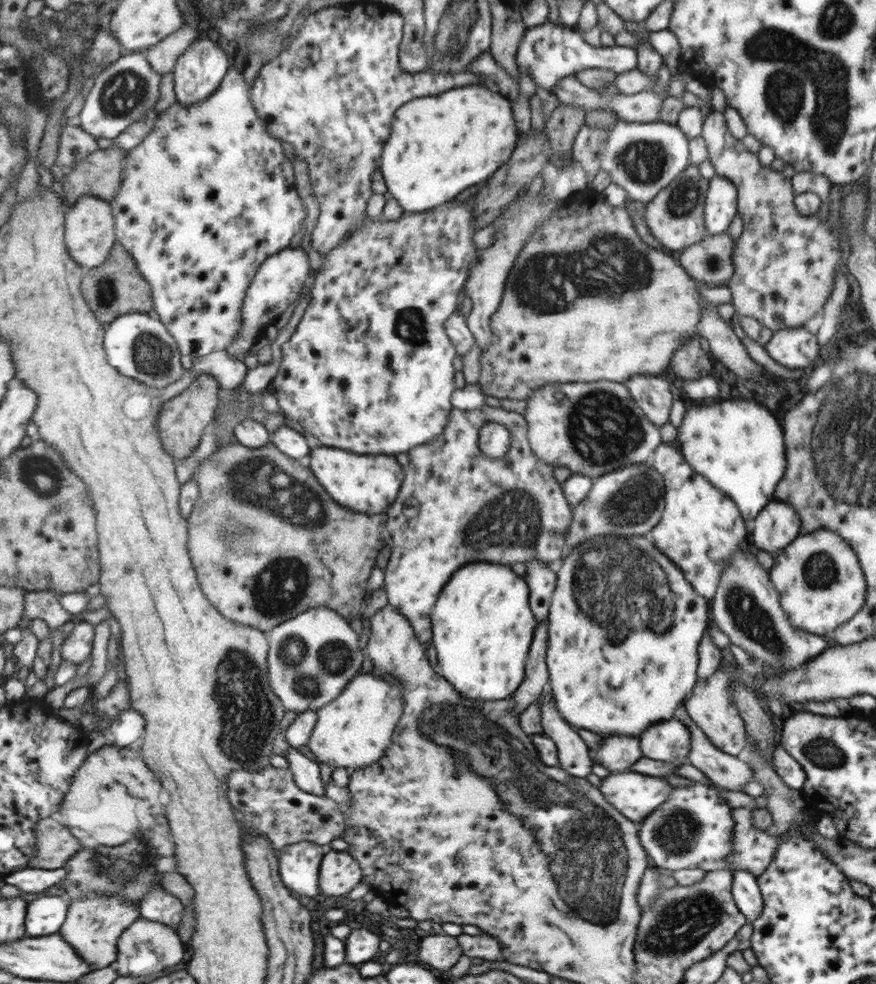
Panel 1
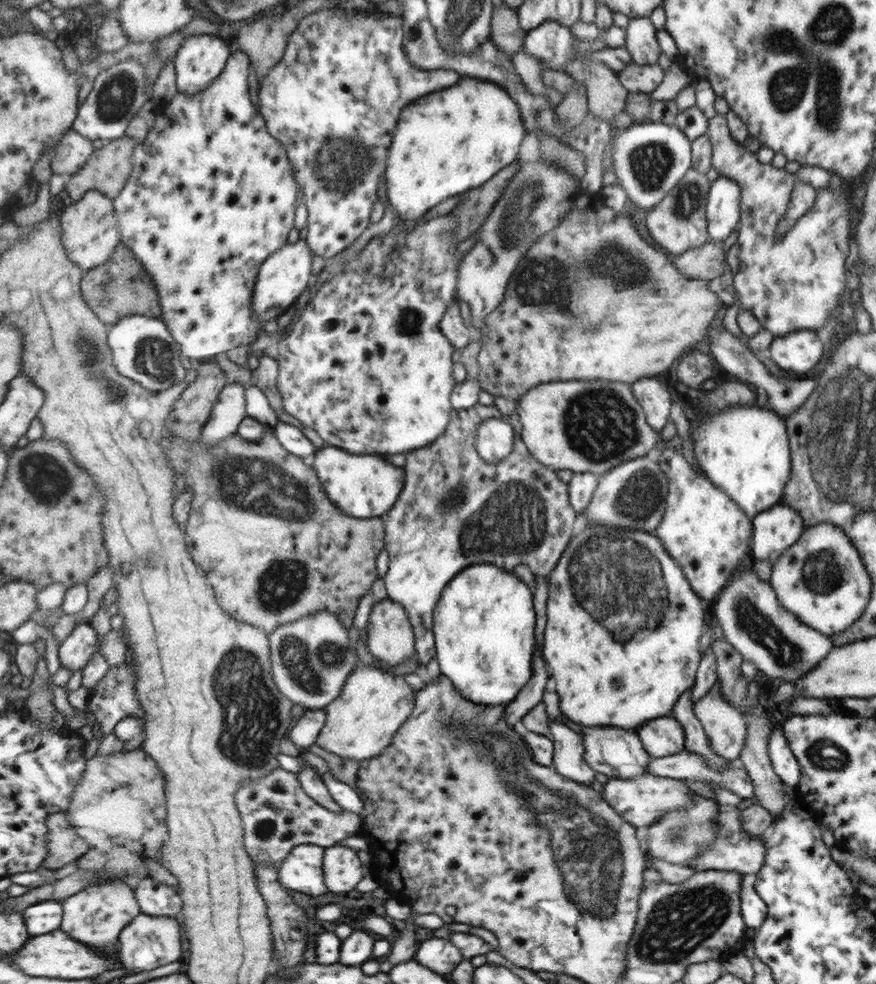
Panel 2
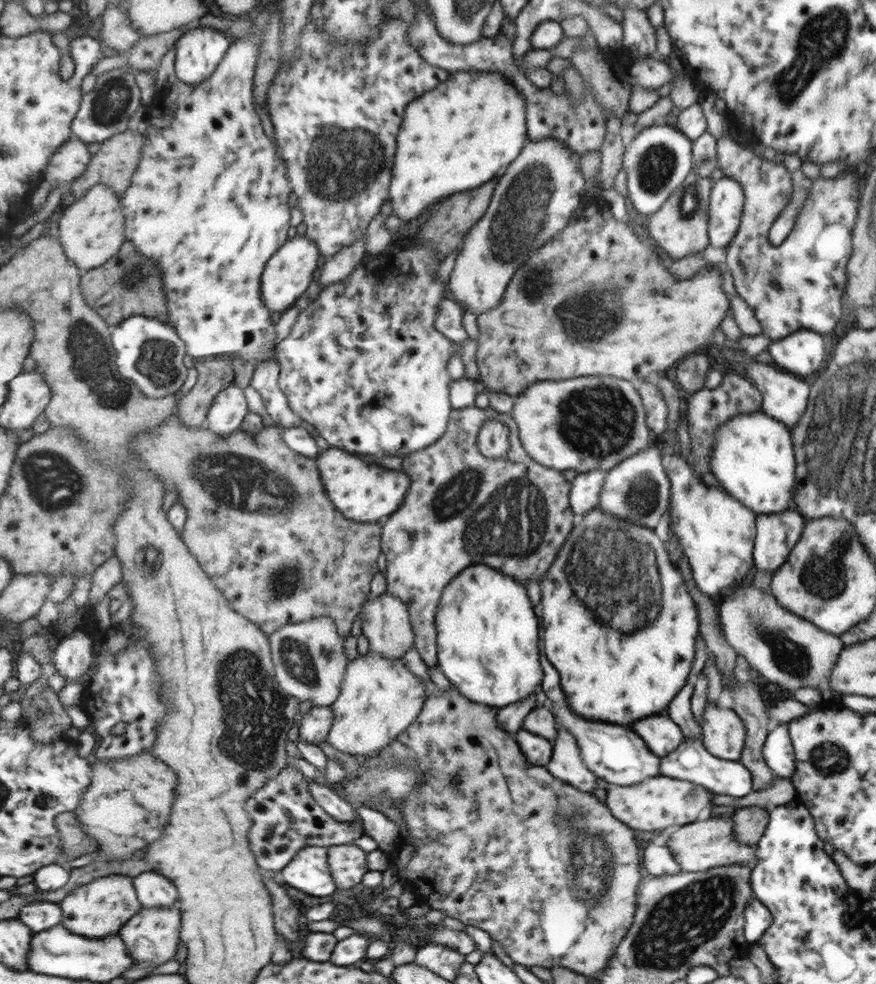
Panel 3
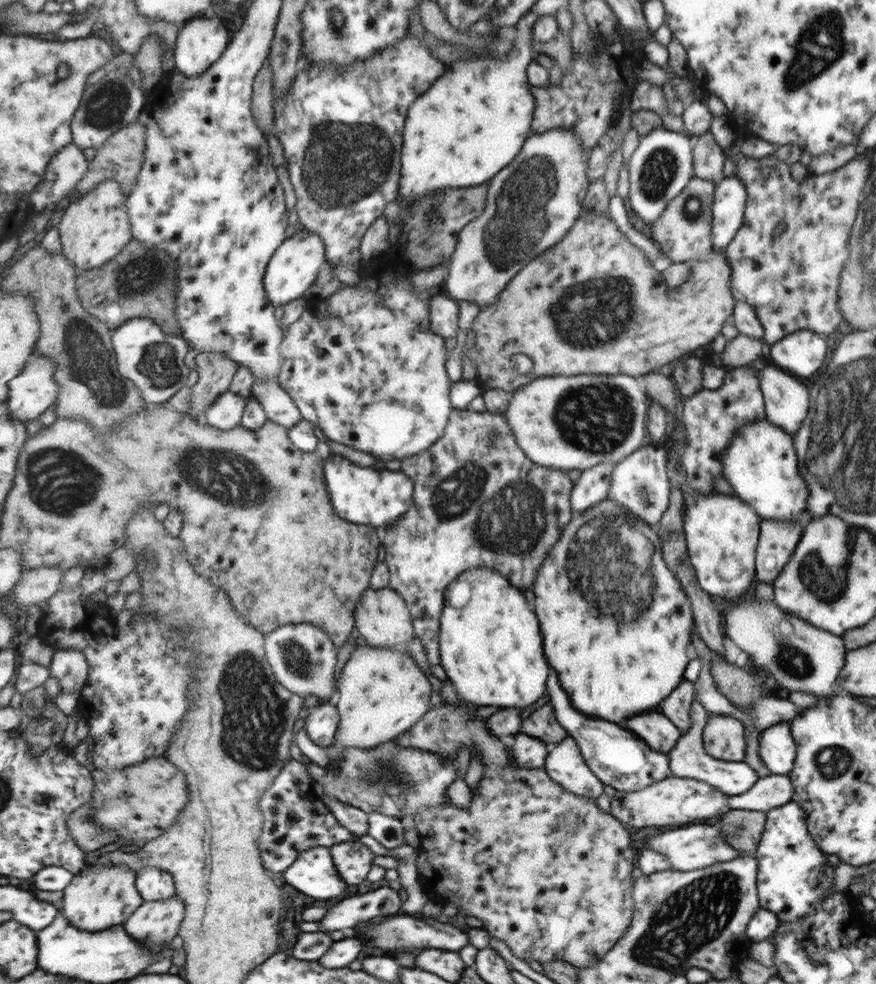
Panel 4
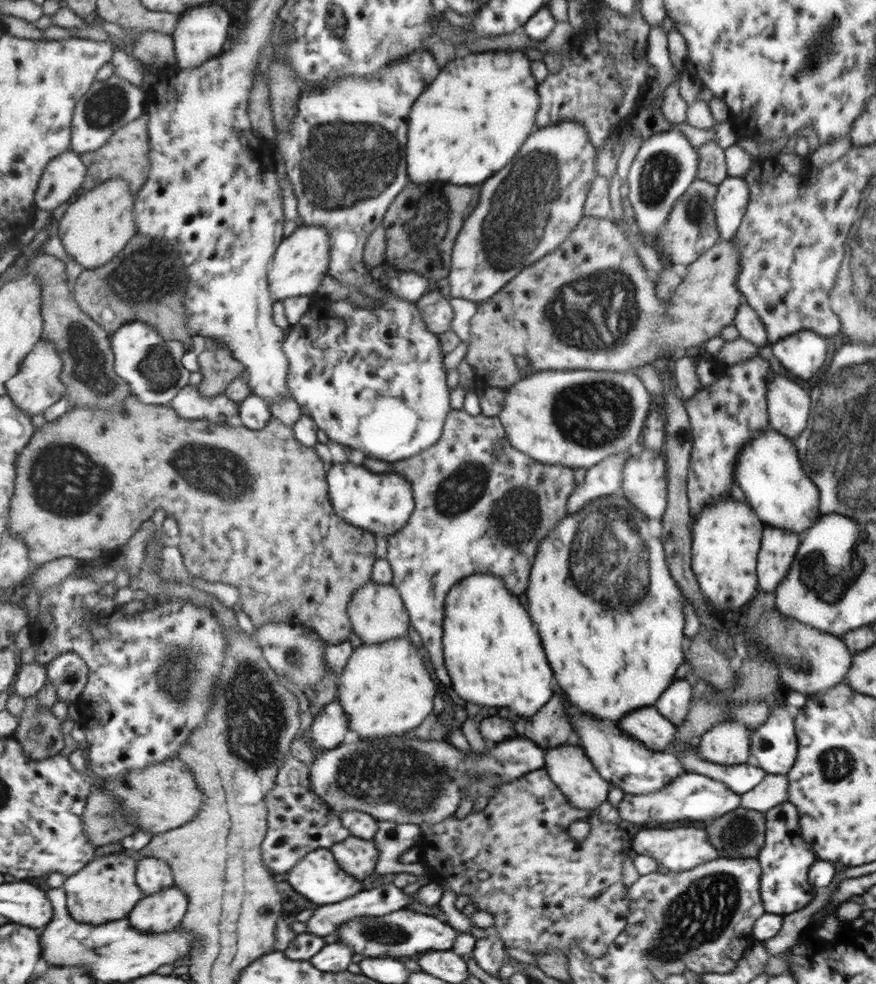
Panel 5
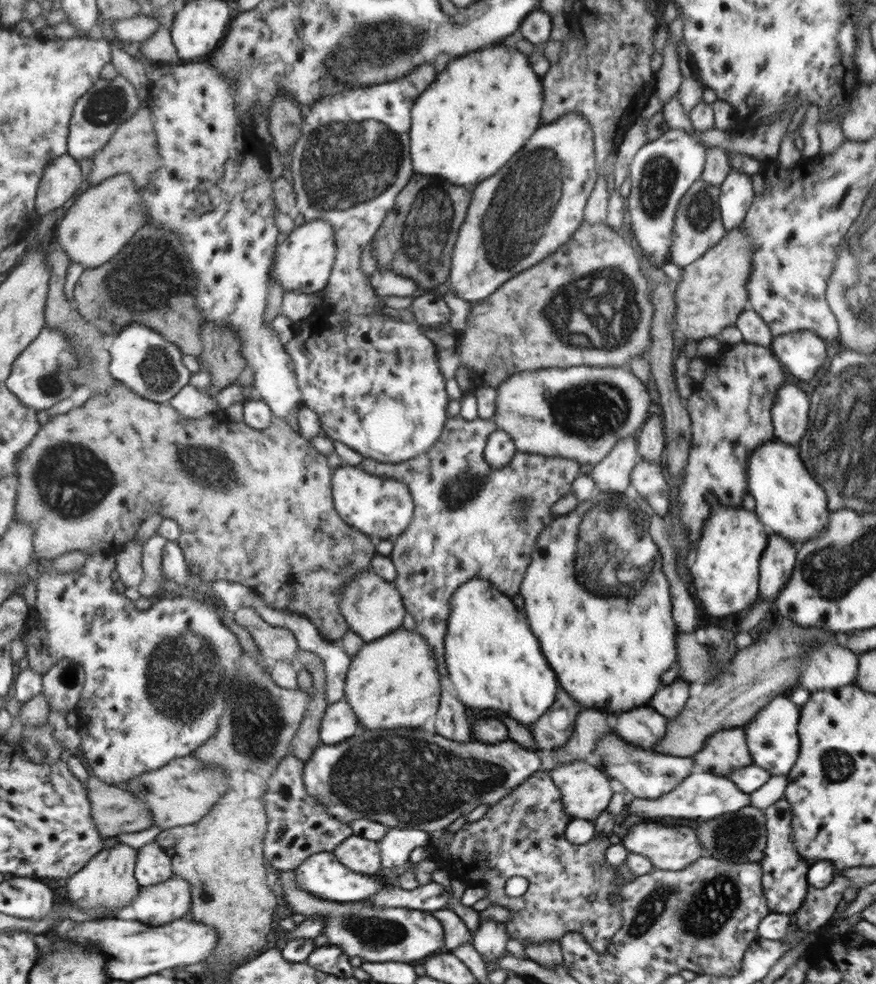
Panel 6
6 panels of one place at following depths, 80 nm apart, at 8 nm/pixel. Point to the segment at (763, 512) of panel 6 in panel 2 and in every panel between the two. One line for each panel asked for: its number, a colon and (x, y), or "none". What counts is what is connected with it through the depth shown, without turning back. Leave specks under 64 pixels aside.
2: (744, 451)
3: (752, 458)
4: (760, 464)
5: (767, 470)

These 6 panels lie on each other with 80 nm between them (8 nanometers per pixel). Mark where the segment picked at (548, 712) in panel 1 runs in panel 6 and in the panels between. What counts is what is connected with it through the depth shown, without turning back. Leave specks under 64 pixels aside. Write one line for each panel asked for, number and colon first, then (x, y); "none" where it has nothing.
2: (568, 761)
3: (566, 764)
4: (565, 765)
5: (573, 773)
6: (585, 790)

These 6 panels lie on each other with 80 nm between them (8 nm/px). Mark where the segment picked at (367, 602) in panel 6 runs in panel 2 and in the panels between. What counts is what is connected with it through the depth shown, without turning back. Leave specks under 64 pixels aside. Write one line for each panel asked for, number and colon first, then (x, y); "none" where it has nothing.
2: (391, 638)
3: (386, 623)
4: (383, 618)
5: (378, 612)

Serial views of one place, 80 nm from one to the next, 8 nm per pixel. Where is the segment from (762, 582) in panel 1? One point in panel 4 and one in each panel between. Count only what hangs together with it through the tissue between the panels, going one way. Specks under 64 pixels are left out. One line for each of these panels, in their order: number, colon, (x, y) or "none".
2: (752, 620)
3: (787, 650)
4: (800, 657)

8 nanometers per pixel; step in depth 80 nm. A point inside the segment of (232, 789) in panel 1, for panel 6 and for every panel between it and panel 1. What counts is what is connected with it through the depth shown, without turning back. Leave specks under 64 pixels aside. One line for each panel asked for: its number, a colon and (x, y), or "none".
2: (279, 815)
3: (287, 818)
4: (296, 819)
5: (299, 821)
6: (299, 826)

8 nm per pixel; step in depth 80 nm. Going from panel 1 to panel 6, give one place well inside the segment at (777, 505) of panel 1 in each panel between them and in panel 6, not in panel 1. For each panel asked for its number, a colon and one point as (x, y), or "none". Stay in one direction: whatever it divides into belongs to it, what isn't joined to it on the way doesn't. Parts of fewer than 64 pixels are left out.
2: (775, 530)
3: (775, 534)
4: (777, 539)
5: (777, 548)
6: (776, 563)

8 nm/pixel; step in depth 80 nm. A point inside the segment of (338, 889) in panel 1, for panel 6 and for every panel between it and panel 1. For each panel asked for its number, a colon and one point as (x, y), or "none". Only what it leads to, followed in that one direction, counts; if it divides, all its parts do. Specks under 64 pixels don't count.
2: (344, 870)
3: (348, 862)
4: (354, 860)
5: (359, 857)
6: (359, 853)

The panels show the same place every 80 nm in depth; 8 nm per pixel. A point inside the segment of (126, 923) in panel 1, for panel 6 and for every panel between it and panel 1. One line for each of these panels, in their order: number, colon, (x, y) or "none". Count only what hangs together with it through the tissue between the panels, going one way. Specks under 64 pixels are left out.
2: (96, 915)
3: (101, 908)
4: (101, 897)
5: (106, 890)
6: (108, 882)

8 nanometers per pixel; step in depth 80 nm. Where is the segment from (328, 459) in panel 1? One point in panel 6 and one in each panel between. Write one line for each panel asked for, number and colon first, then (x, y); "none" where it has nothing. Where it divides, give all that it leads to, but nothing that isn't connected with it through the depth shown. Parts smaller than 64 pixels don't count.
2: (365, 487)
3: (365, 493)
4: (363, 496)
5: (384, 502)
6: (383, 507)

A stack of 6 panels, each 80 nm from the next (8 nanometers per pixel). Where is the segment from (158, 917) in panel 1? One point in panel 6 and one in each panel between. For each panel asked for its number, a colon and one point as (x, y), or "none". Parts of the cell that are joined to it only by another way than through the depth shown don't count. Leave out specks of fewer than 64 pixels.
2: (156, 898)
3: (154, 889)
4: (154, 883)
5: (153, 874)
6: (154, 865)

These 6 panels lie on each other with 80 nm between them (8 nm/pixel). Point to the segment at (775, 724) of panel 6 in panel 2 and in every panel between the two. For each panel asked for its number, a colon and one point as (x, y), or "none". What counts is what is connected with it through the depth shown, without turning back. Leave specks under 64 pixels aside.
2: (784, 764)
3: (777, 751)
4: (775, 747)
5: (774, 745)

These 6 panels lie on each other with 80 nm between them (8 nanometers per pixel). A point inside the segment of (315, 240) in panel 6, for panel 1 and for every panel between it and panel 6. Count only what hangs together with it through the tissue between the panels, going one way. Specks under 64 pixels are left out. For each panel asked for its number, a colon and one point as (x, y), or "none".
1: (278, 283)
2: (284, 278)
3: (287, 279)
4: (298, 262)
5: (302, 260)

